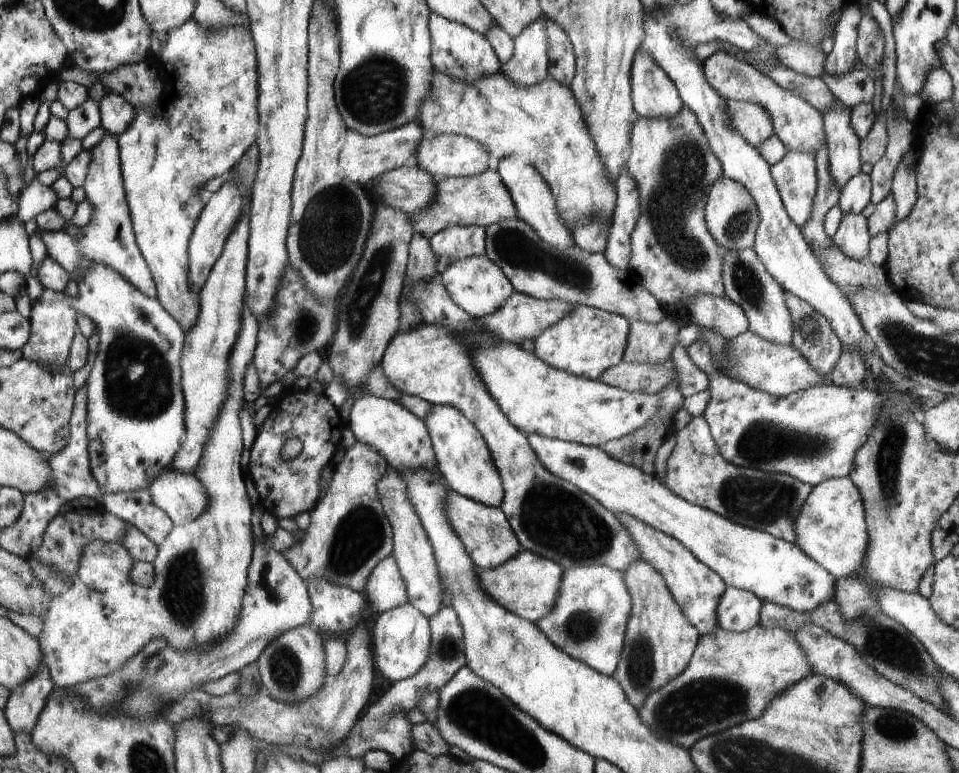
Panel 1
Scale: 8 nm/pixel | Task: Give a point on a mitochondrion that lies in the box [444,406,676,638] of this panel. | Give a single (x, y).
(552, 517)

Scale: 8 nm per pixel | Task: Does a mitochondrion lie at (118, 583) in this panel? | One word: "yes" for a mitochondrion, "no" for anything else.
no

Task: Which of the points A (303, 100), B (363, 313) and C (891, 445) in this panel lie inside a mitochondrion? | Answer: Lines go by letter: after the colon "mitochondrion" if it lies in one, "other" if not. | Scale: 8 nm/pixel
A: other
B: mitochondrion
C: mitochondrion

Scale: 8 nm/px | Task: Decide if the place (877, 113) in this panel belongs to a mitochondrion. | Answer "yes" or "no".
no

